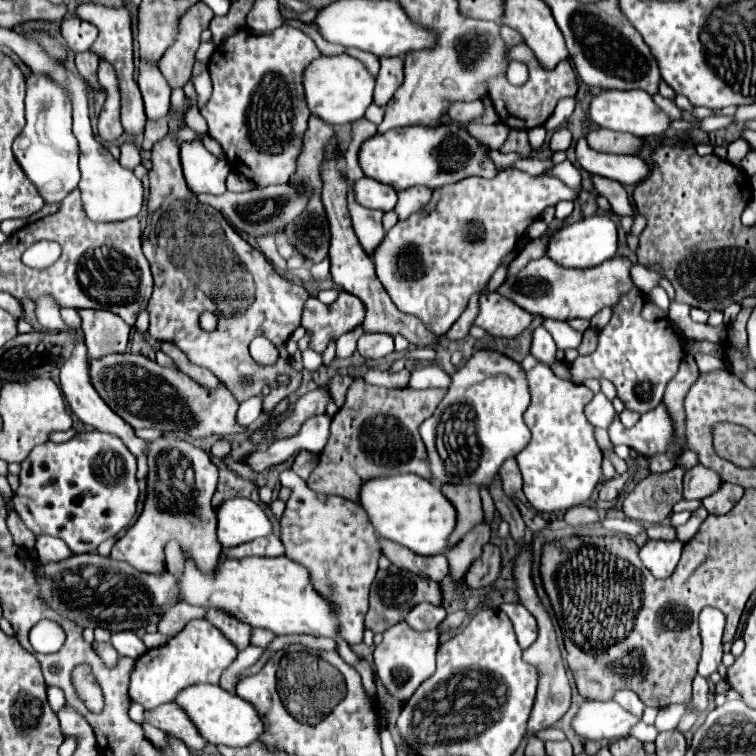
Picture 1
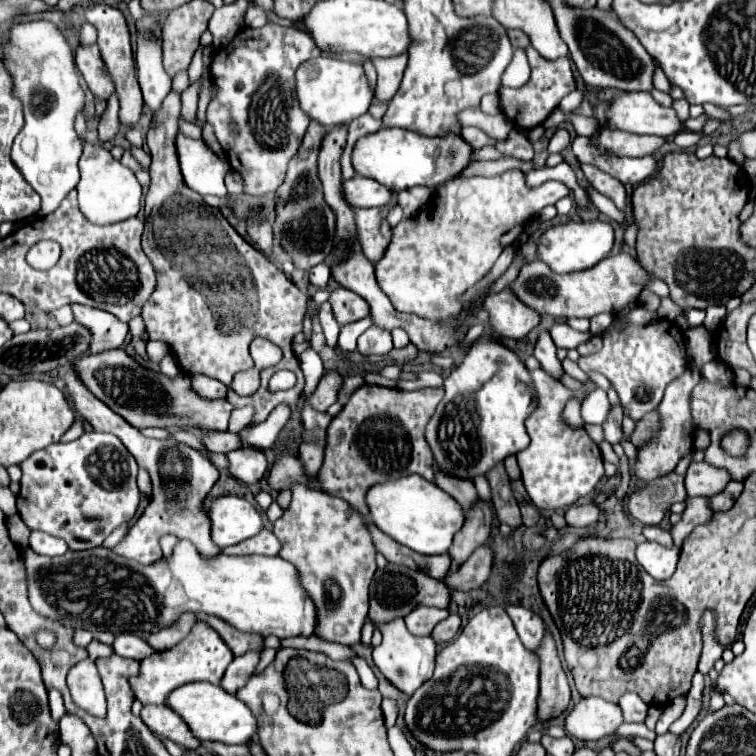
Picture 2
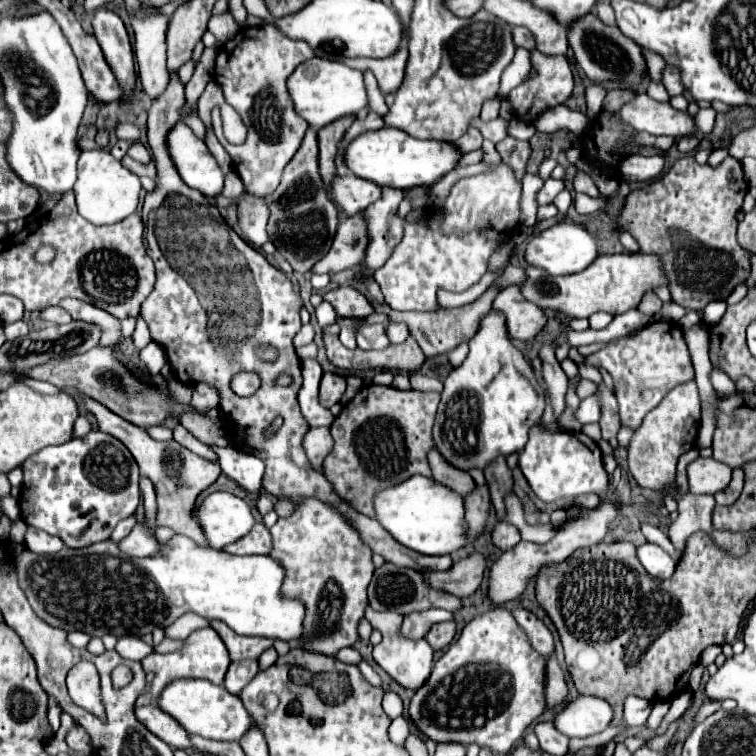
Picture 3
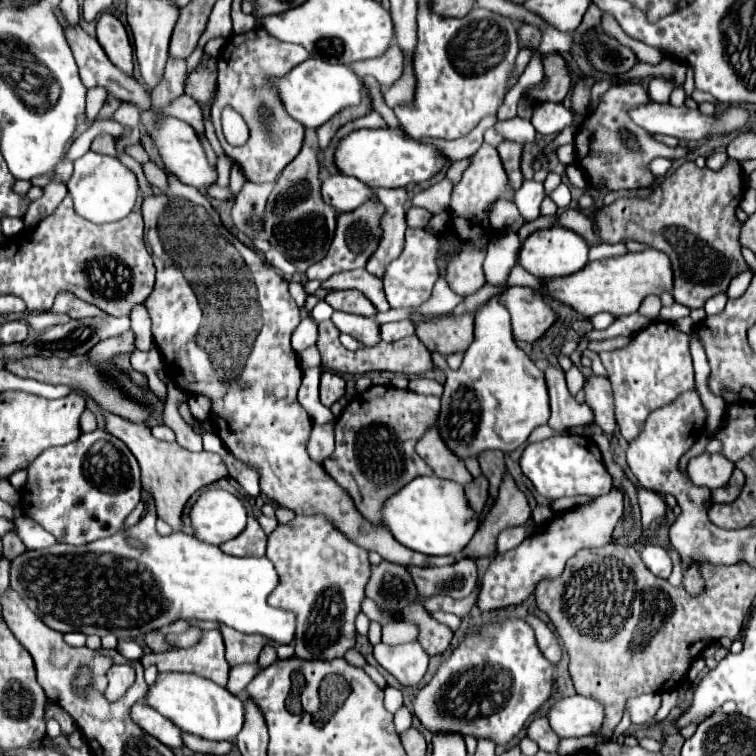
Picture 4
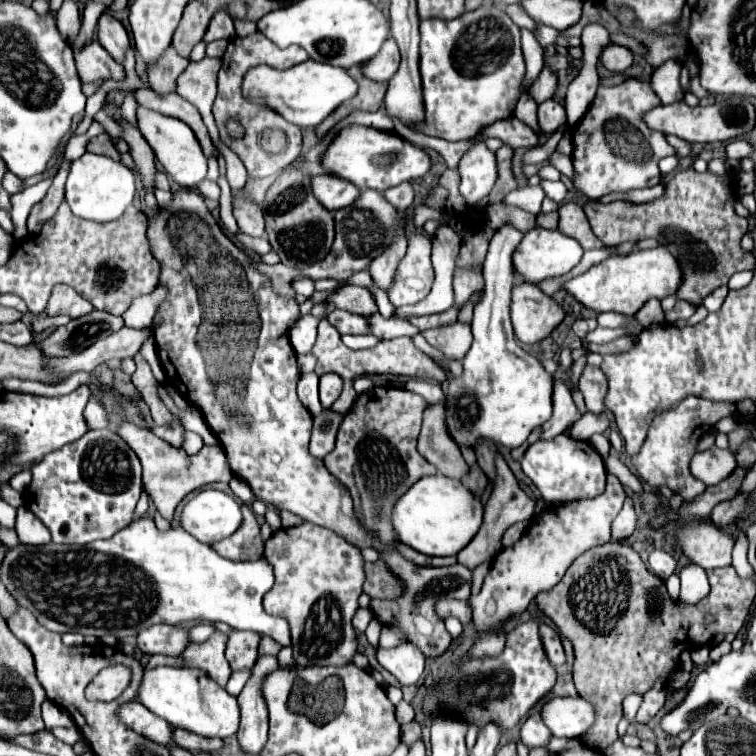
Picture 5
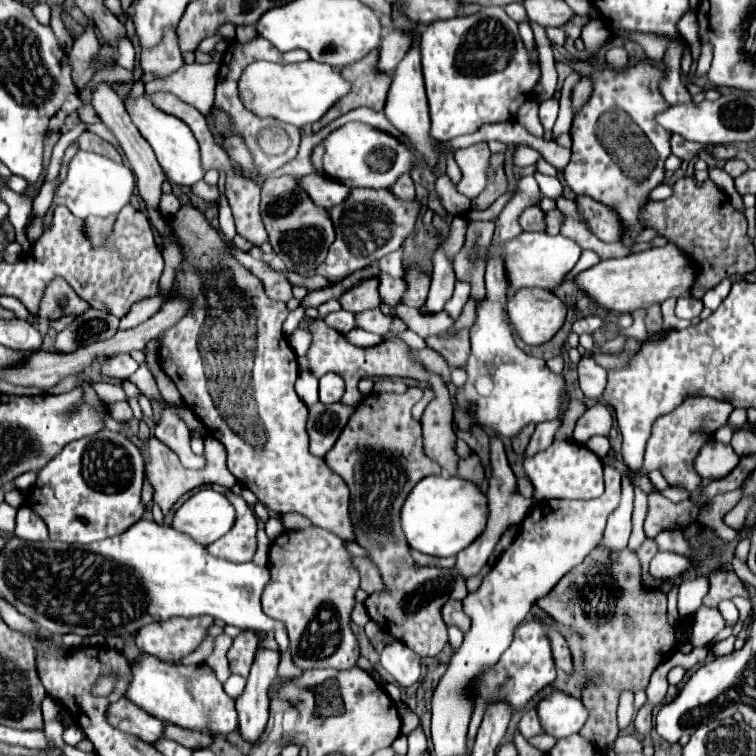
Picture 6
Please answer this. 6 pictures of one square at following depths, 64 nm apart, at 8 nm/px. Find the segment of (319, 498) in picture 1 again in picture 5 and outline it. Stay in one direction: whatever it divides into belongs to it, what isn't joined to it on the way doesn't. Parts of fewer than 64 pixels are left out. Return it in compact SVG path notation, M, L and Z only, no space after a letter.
M302 522L276 530L266 540L264 558L274 566L276 574L276 584L264 596L264 608L270 614L288 618L294 660L300 666L310 666L314 660L348 664L356 652L352 616L358 610L358 598L366 580L362 552L336 532Z

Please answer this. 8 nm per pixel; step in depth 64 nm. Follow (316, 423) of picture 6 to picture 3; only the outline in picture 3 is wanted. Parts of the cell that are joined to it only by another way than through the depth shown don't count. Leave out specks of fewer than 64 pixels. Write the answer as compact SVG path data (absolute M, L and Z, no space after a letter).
M310 428L308 434L304 436L302 448L312 464L314 470L322 470L322 462L324 458L330 454L332 450L332 436L328 428Z

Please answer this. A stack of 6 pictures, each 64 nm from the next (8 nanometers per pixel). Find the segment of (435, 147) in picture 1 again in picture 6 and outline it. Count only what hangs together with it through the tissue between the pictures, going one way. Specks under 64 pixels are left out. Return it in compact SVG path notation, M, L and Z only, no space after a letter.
M348 122L346 126L334 130L322 146L314 148L312 162L318 172L348 184L350 188L392 188L402 174L416 168L418 158L398 138L362 122Z

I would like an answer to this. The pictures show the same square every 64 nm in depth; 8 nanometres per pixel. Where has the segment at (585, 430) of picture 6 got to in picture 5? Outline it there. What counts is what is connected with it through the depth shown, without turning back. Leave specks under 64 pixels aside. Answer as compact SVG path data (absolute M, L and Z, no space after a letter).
M586 412L570 430L570 436L576 440L588 441L590 437L596 432L606 432L608 428L608 420L606 418L598 418L598 416L592 416L590 412Z

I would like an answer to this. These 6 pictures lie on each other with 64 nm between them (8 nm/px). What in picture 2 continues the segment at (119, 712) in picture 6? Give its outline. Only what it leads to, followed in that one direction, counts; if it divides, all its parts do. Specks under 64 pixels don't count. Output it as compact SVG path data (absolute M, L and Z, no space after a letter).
M166 704L144 706L140 712L140 718L152 732L158 732L158 734L174 740L176 744L184 746L186 750L198 750L202 746L202 742L190 732L186 722Z

